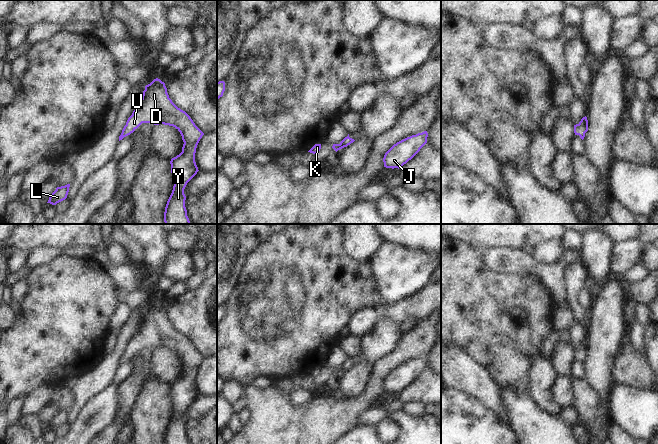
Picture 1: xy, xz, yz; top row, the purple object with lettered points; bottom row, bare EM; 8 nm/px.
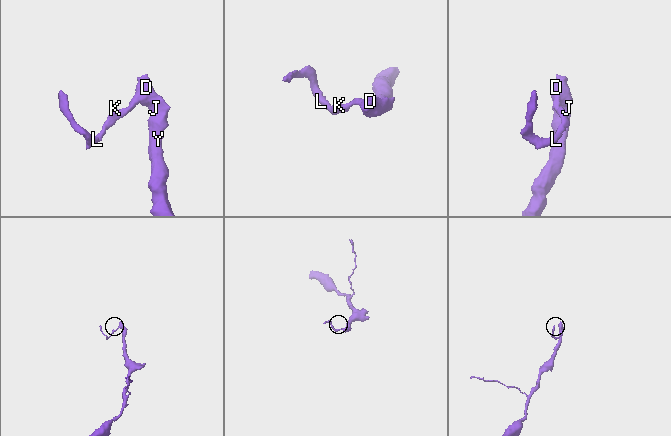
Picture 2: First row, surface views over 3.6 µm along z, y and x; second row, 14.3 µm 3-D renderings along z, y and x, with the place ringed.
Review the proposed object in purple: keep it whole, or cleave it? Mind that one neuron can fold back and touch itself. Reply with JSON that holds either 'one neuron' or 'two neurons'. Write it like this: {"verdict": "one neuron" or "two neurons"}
{"verdict": "one neuron"}

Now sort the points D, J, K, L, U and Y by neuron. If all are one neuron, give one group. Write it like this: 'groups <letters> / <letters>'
groups D J K L U Y

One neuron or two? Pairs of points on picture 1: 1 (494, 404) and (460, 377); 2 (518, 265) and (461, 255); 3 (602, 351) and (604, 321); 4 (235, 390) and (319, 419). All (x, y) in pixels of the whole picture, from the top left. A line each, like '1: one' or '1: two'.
1: one
2: two
3: one
4: two

